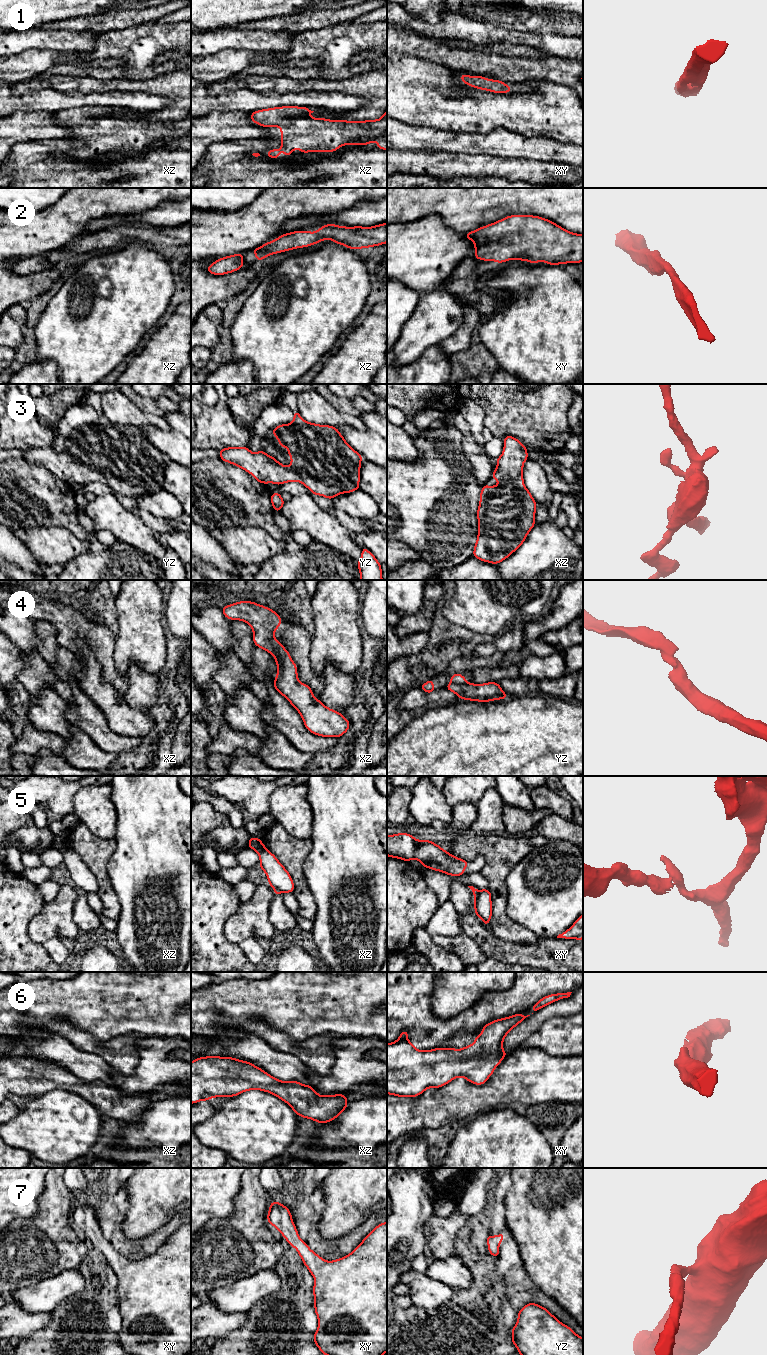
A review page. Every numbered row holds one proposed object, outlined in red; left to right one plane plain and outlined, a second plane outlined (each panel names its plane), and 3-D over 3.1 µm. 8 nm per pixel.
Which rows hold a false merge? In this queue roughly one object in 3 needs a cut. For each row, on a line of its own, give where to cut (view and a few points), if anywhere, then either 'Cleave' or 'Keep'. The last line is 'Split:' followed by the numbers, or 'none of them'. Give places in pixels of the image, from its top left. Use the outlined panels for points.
1: No split. Keep
2: No split. Keep
3: No split. Keep
4: Split along xz (273, 637), (272, 644), (276, 650), (275, 658). Cleave
5: Split along xy (477, 890), (474, 894). Cleave
6: No split. Keep
7: No split. Keep
Split: 4, 5

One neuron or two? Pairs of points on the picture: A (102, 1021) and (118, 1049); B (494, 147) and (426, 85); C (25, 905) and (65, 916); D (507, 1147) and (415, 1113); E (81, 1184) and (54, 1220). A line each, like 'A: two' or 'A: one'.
A: two
B: two
C: two
D: two
E: two

